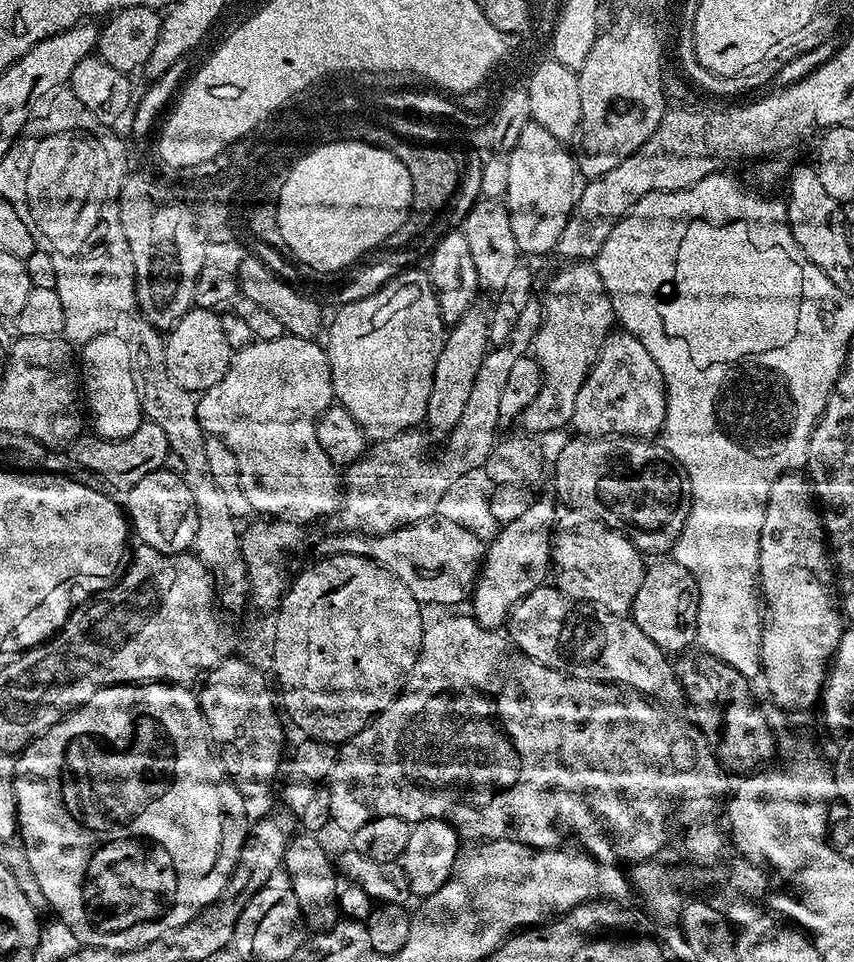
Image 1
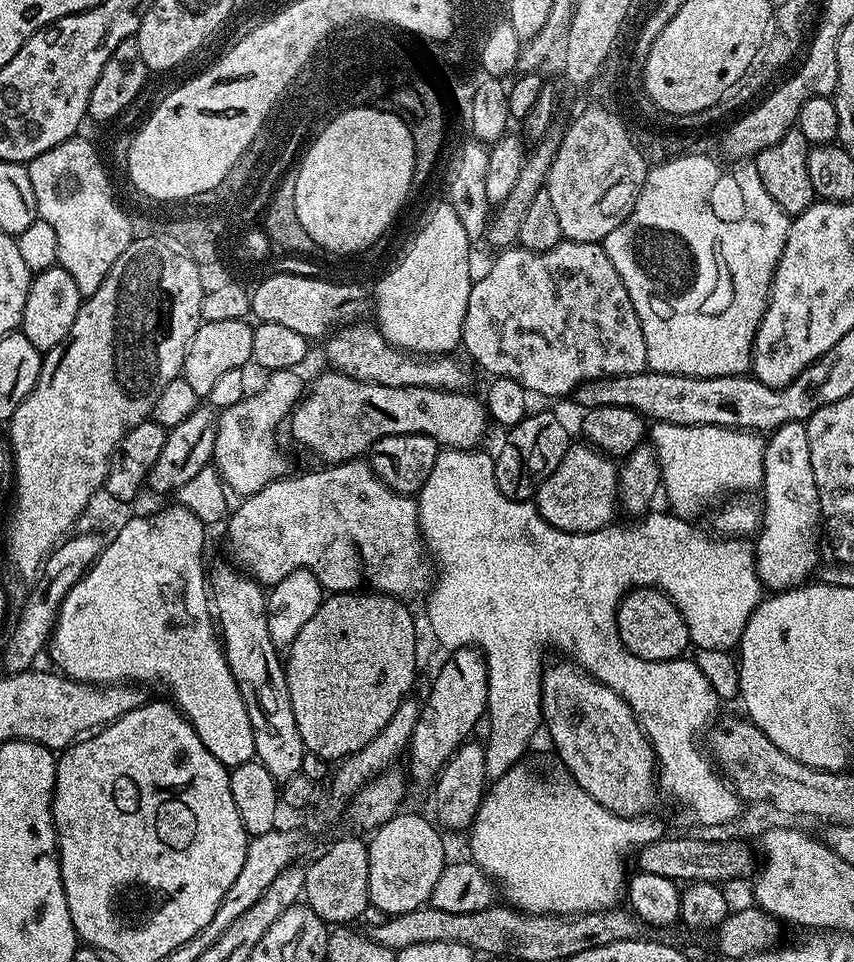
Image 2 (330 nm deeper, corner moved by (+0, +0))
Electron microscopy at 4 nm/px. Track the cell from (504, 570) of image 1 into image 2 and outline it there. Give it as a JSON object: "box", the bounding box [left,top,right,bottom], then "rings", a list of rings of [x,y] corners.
{"box":[407,648,488,785],"rings":[[[458,648],[436,672],[428,701],[423,701],[420,720],[414,726],[414,734],[407,753],[407,771],[420,784],[431,785],[444,764],[456,753],[457,748],[469,739],[472,727],[485,719],[488,711],[488,668],[479,648]]]}

